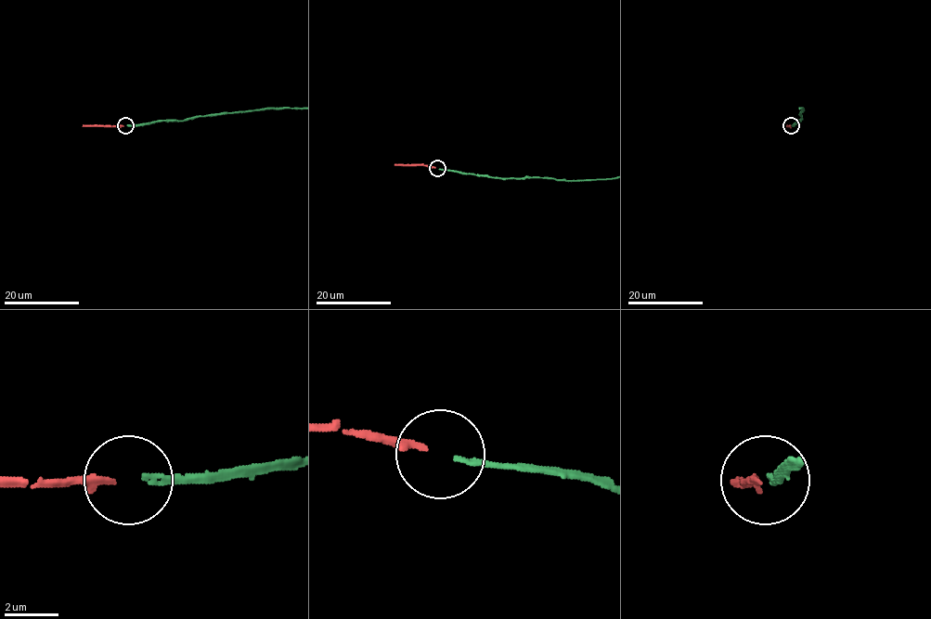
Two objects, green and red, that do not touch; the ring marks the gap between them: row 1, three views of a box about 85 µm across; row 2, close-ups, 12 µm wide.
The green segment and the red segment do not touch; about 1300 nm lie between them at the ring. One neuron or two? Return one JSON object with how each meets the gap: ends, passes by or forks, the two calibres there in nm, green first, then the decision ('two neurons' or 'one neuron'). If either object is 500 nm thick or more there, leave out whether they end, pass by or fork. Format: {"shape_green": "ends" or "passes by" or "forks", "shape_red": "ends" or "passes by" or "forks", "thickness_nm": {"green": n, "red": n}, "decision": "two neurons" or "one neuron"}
{"shape_green": "ends", "shape_red": "ends", "thickness_nm": {"green": 170, "red": 200}, "decision": "one neuron"}

